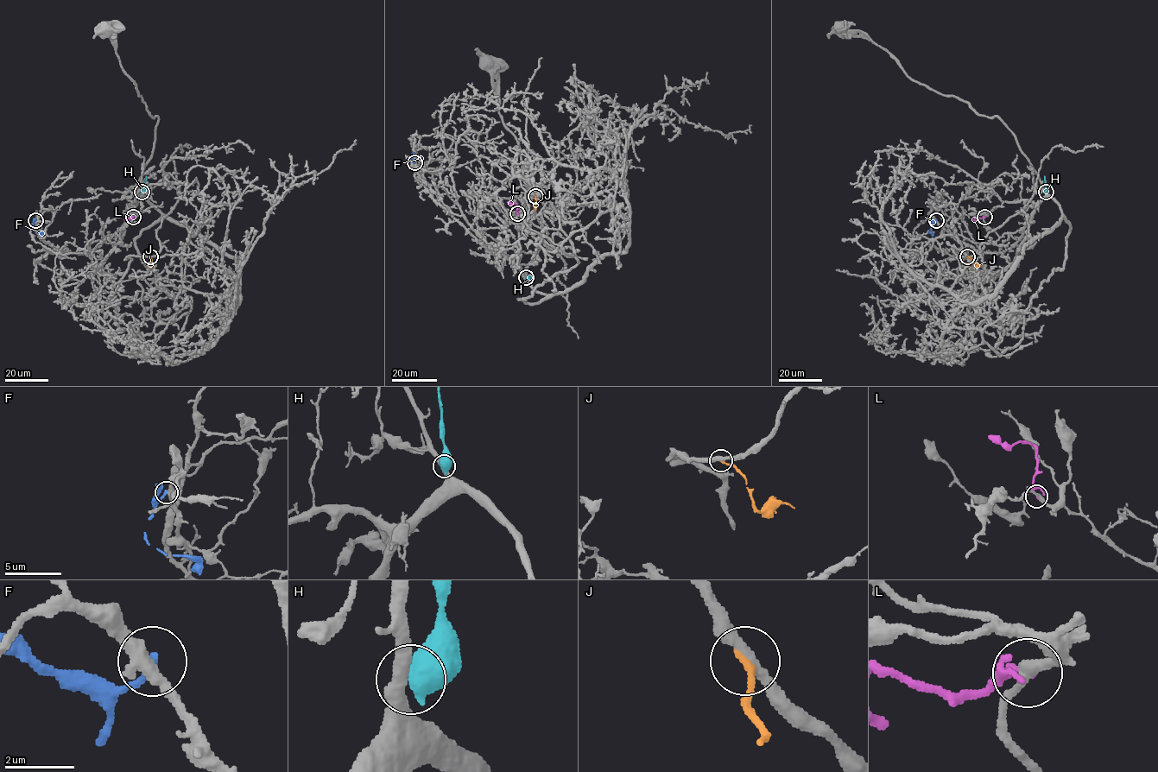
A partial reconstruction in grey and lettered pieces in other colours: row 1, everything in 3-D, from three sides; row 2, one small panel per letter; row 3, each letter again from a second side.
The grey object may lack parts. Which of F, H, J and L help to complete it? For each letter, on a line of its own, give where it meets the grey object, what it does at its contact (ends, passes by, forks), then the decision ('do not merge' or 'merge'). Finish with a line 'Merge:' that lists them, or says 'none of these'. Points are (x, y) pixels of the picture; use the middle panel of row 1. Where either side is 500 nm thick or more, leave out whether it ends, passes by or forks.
F: contact (414, 162); it ends; do not merge
H: contact (526, 277); do not merge
J: contact (535, 196); it ends; do not merge
L: contact (517, 213); it passes by; do not merge
Merge: none of these

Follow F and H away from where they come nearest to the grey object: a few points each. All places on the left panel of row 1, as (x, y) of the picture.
F: (35, 220), (32, 229), (41, 236)
H: (142, 192), (146, 176)

